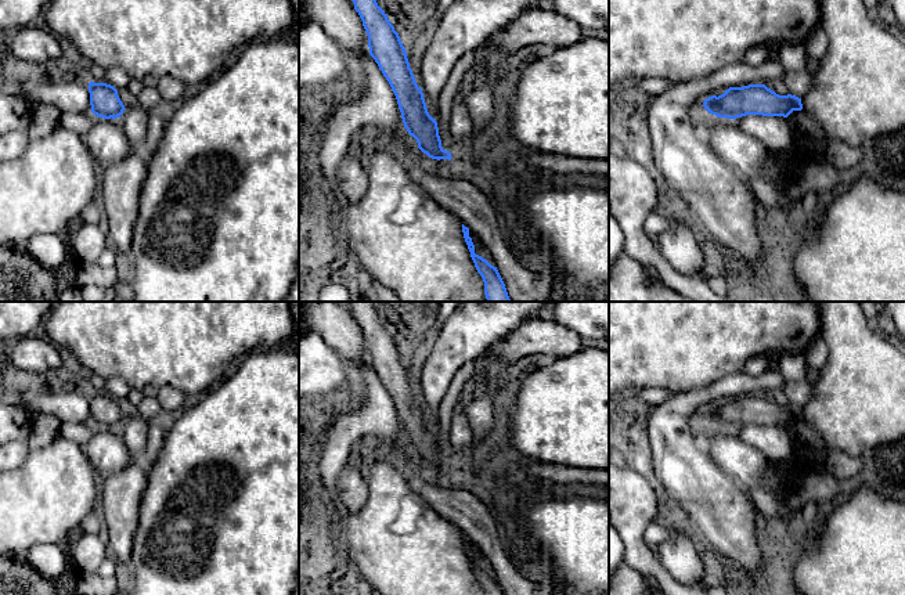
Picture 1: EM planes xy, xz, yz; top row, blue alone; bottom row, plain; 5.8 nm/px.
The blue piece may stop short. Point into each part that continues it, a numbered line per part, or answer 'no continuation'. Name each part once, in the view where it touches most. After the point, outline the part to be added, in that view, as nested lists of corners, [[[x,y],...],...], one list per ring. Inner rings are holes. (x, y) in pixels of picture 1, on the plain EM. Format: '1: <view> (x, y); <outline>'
no continuation

